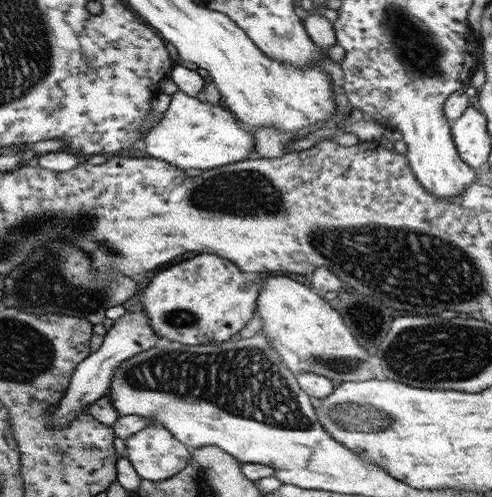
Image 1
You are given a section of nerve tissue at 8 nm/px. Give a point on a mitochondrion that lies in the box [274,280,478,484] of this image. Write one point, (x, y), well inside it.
(364, 418)

